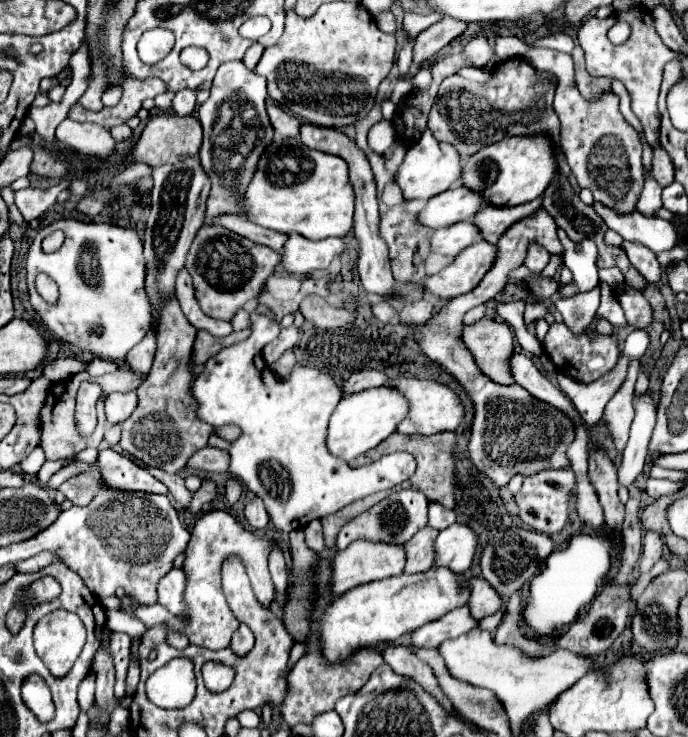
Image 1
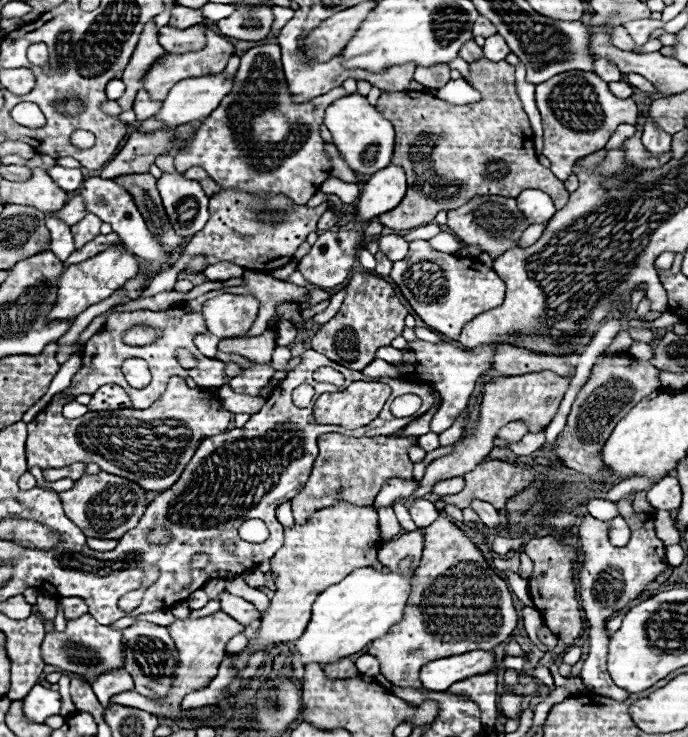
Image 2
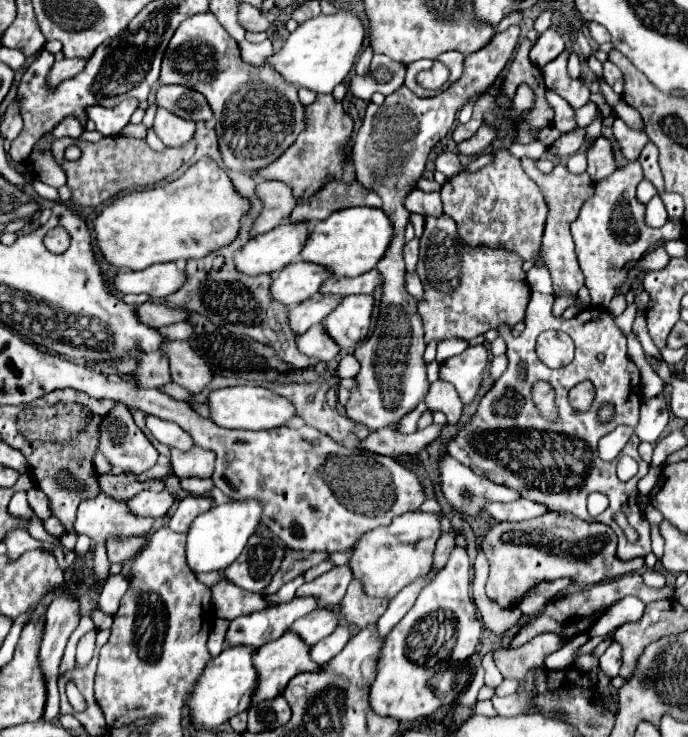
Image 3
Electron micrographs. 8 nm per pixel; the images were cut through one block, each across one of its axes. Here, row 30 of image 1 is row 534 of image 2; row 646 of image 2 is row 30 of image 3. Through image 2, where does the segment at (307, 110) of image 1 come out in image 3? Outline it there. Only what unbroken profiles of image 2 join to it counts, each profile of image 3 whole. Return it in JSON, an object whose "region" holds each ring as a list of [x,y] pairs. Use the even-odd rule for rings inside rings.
{"region":[[[240,4],[238,20],[240,20],[240,26],[246,28],[248,32],[262,32],[262,30],[270,28],[268,18],[258,8],[254,8],[250,4]]]}

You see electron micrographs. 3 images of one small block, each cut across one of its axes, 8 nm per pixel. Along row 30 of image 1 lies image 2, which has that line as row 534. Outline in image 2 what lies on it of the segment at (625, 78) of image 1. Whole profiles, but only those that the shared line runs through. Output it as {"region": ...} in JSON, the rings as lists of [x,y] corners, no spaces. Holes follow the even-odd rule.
{"region":[[[628,494],[616,502],[620,516],[628,522],[632,530],[632,538],[624,548],[612,546],[608,540],[608,524],[592,518],[590,514],[584,516],[580,524],[580,532],[578,532],[578,546],[582,552],[582,562],[580,562],[582,568],[578,572],[580,596],[582,596],[586,620],[590,622],[590,652],[582,666],[580,678],[584,680],[588,690],[600,696],[614,698],[614,700],[626,700],[628,692],[612,684],[612,678],[608,676],[608,670],[606,670],[606,656],[608,656],[606,654],[608,652],[606,622],[612,618],[616,610],[622,610],[630,600],[638,598],[640,592],[646,588],[646,584],[656,580],[670,566],[666,560],[666,548],[662,540],[656,536],[652,514],[636,512],[632,502],[634,502],[634,494]]]}

